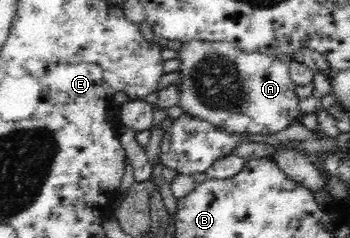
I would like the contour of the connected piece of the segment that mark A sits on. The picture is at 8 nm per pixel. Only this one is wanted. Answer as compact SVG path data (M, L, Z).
M190 39L185 42L177 52L176 58L181 60L178 106L186 117L207 121L215 129L229 133L230 136L249 138L253 134L269 136L287 130L289 126L298 124L299 118L304 115L304 111L299 109L300 96L295 93L296 83L289 77L289 63L282 59L257 51L244 51L236 44L227 41L207 42L204 39Z

